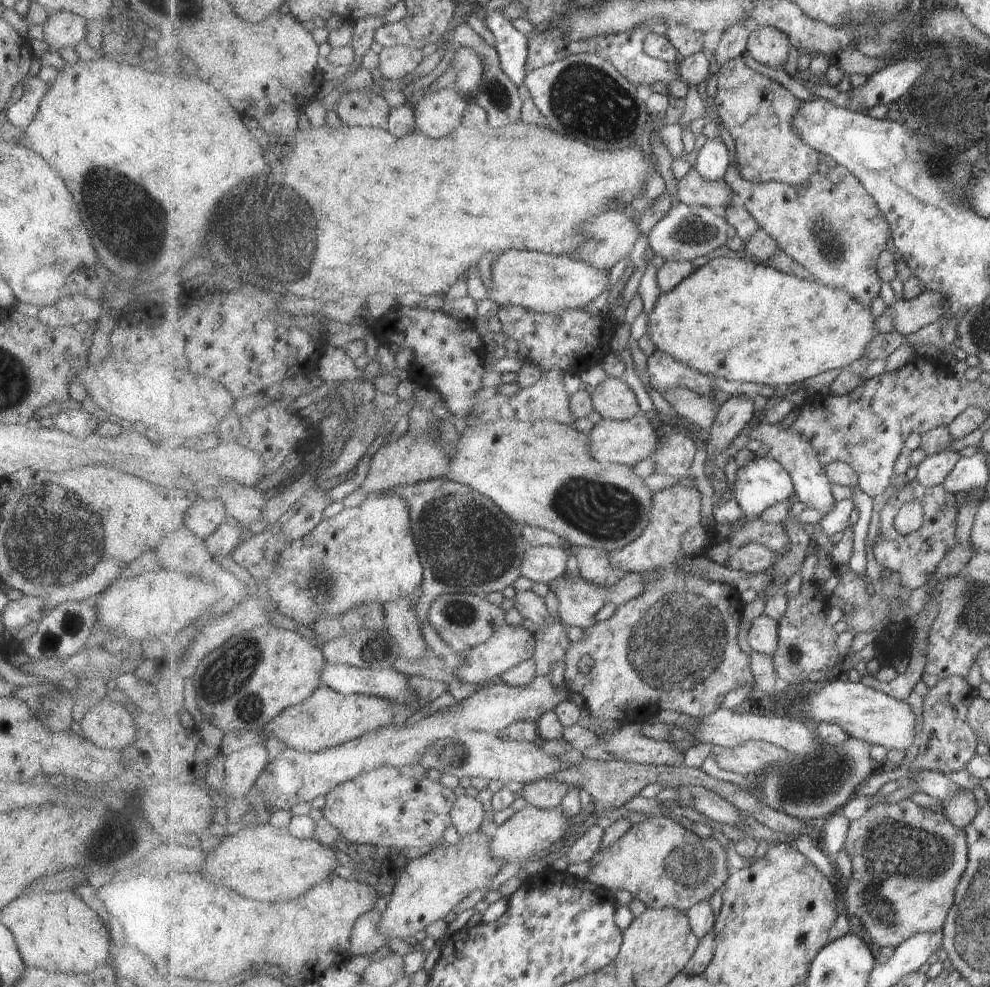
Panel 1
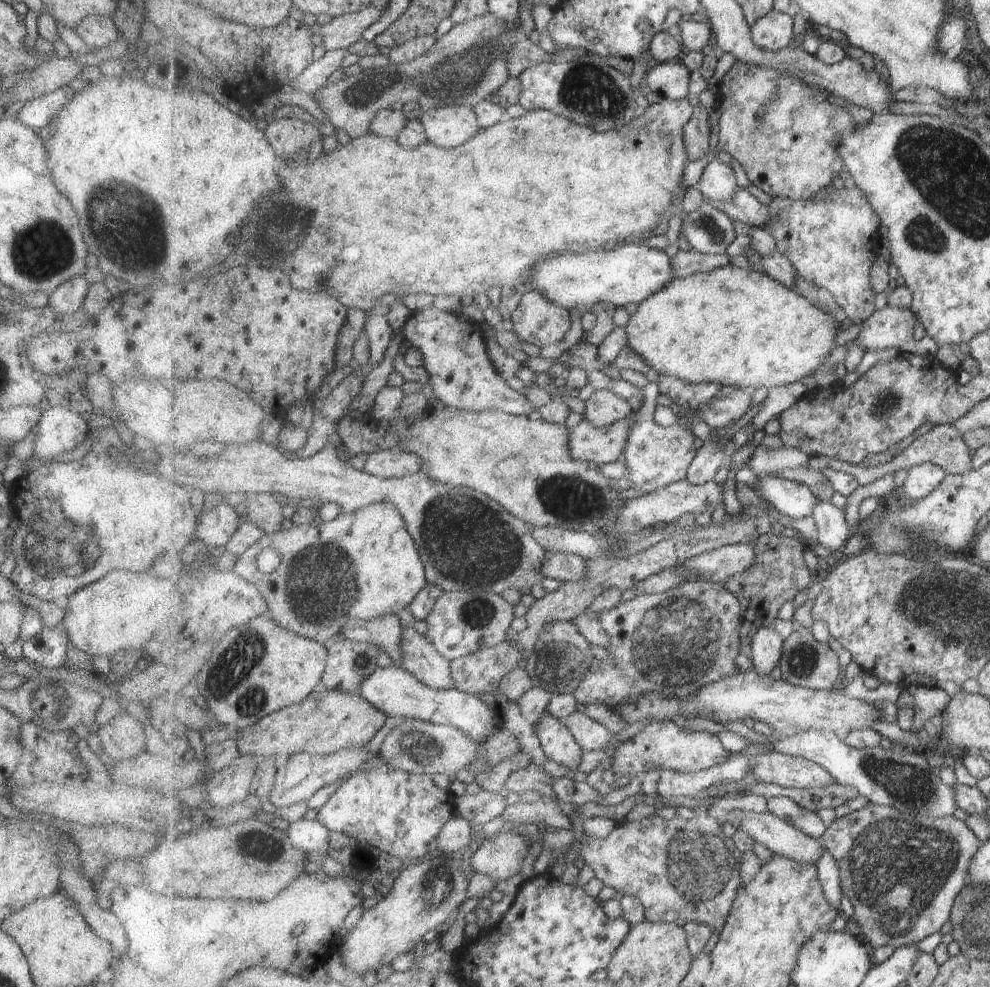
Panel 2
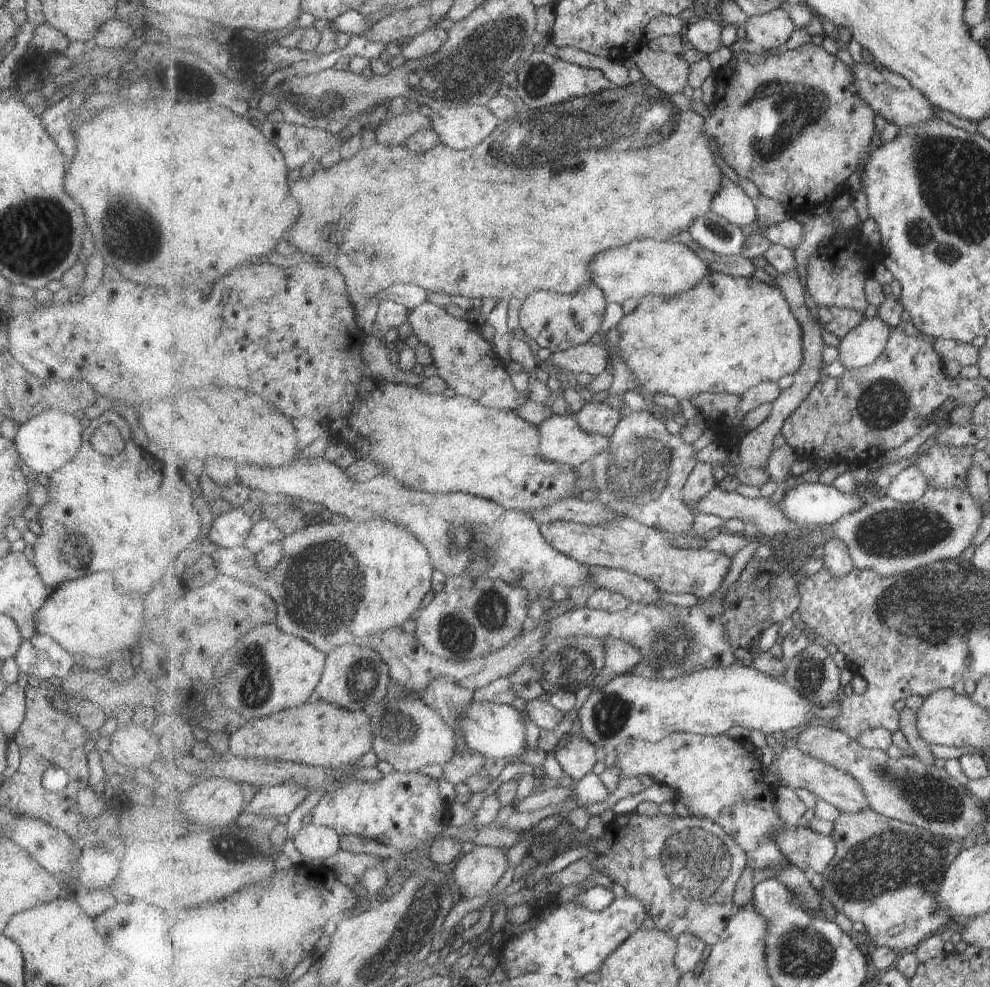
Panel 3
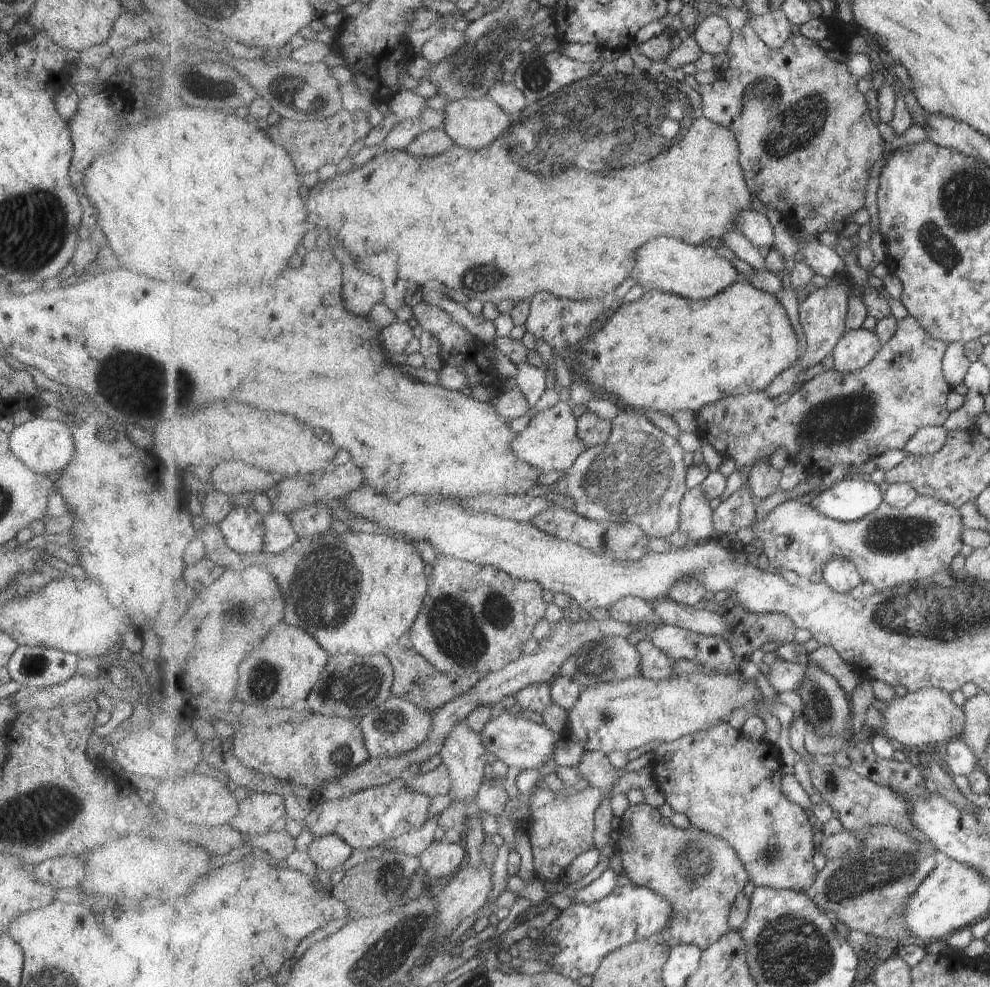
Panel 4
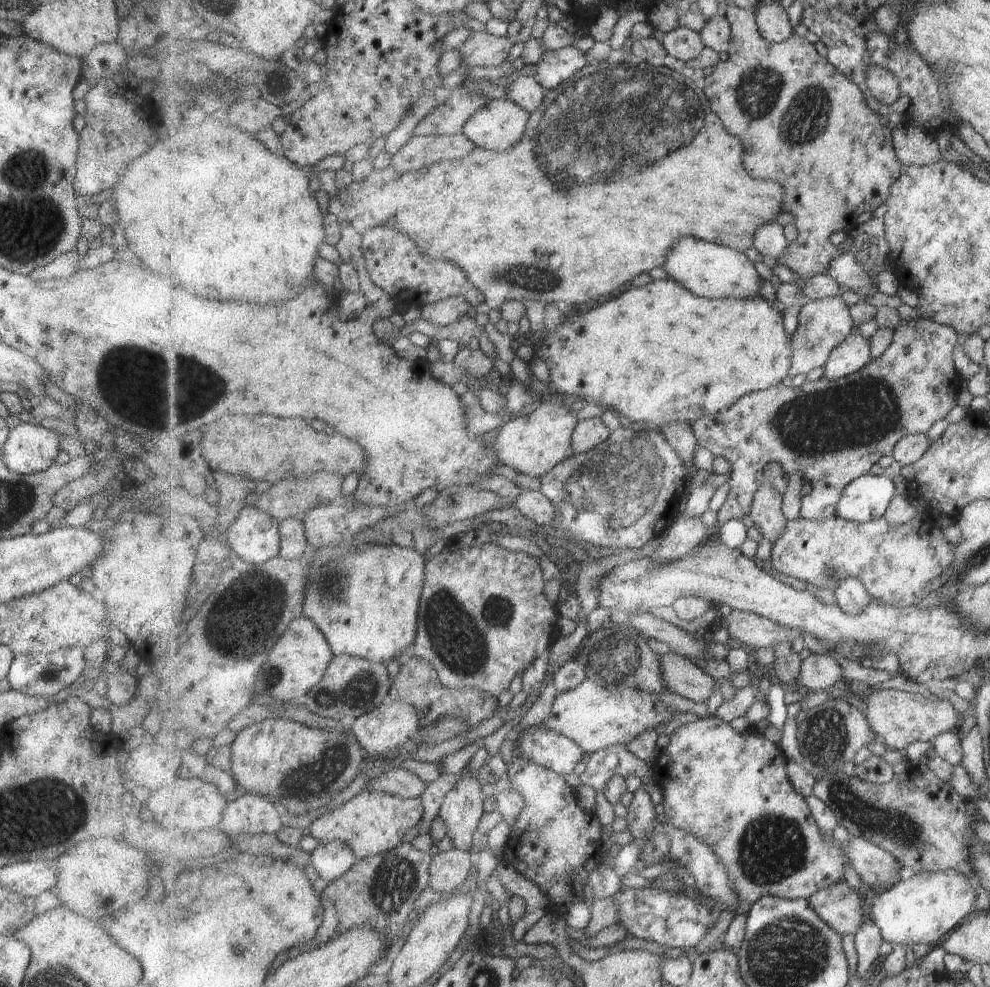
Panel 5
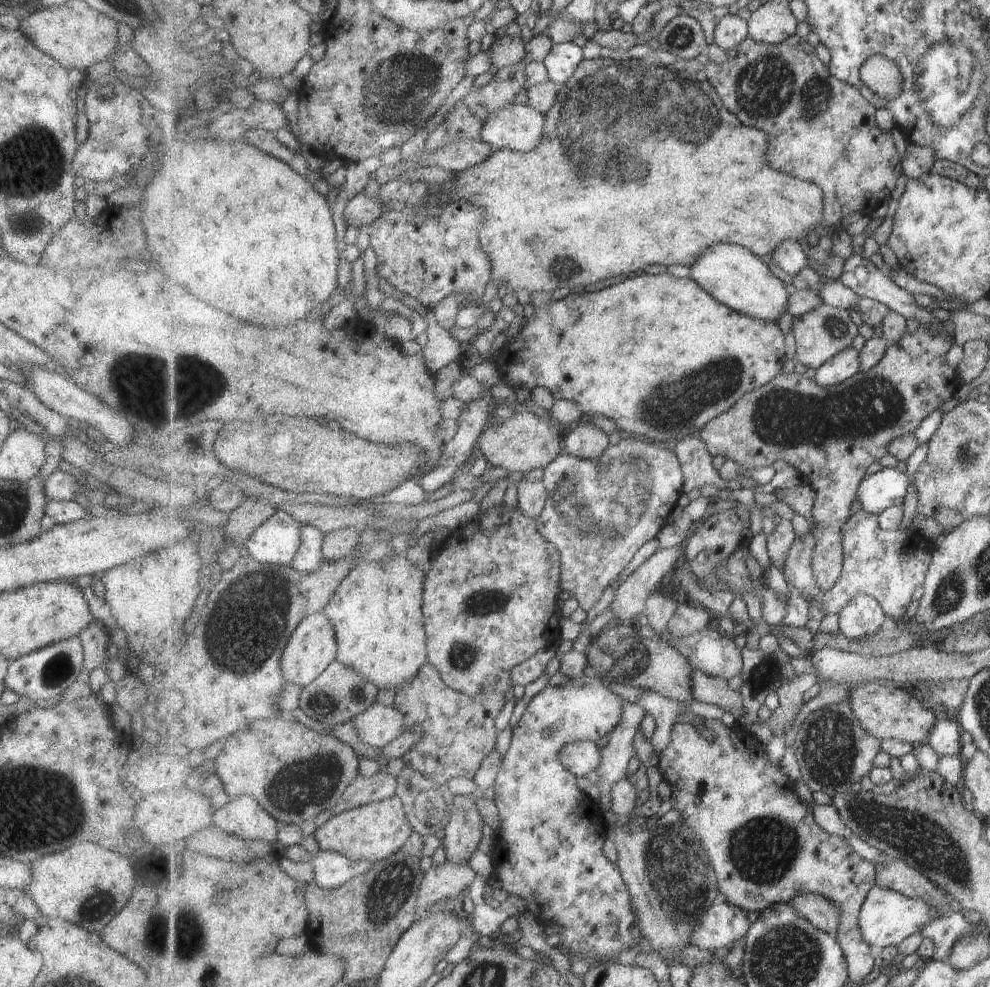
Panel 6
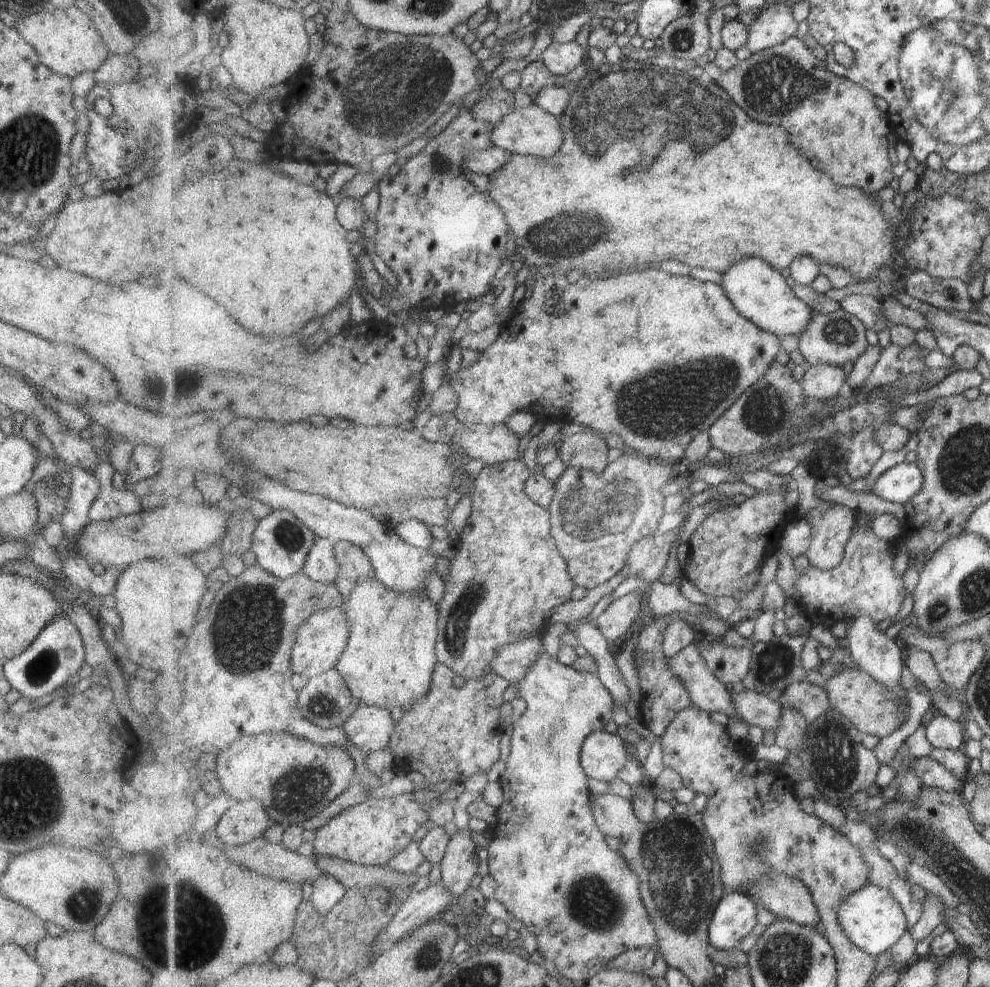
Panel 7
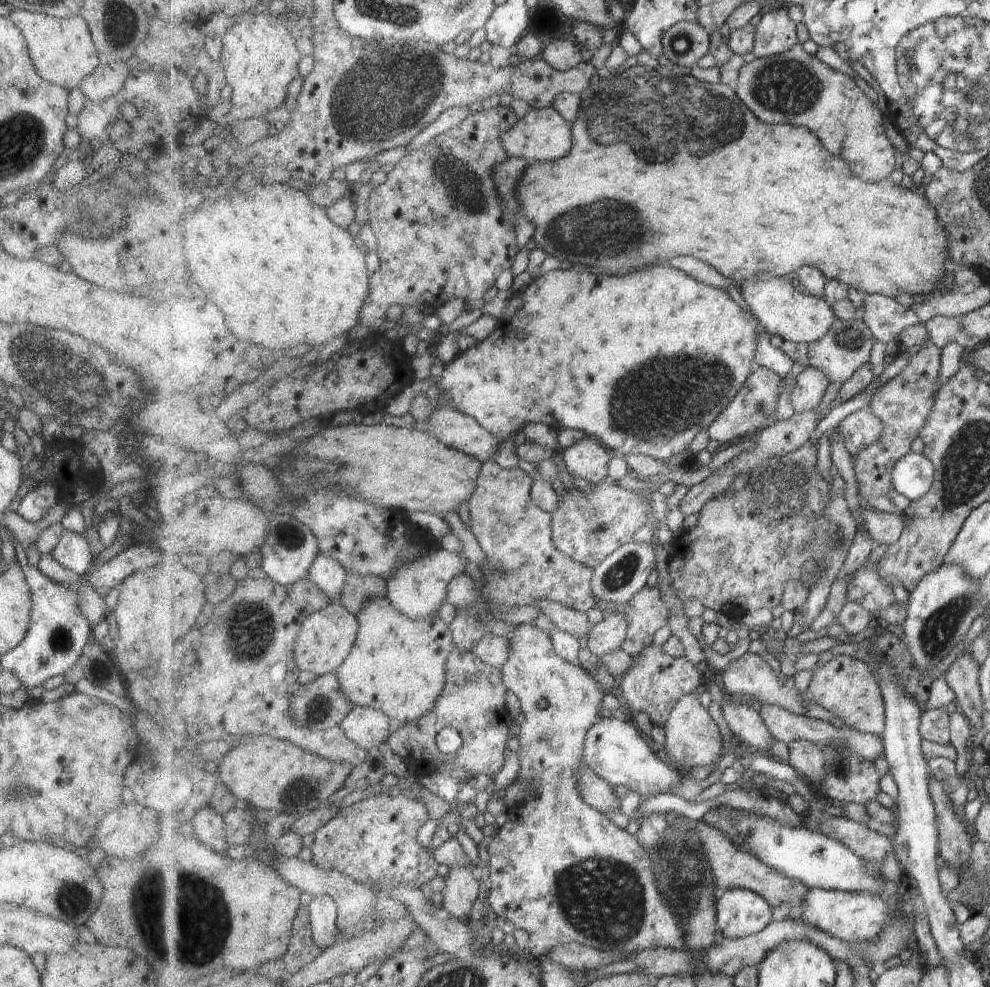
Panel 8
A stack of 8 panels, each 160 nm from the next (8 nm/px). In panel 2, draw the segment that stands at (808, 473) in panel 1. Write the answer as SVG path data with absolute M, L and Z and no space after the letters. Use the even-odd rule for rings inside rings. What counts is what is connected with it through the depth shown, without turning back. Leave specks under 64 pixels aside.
M817 496L817 508L813 512L814 522L818 528L817 540L827 549L845 549L853 528L847 526L844 512L830 501Z

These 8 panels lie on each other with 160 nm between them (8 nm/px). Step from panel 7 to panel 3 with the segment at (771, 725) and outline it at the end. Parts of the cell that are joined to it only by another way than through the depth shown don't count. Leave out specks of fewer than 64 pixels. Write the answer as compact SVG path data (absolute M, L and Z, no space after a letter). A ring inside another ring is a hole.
M604 638L607 646L607 666L593 682L593 691L607 686L611 679L631 672L633 666L643 663L643 652L626 641L617 638Z

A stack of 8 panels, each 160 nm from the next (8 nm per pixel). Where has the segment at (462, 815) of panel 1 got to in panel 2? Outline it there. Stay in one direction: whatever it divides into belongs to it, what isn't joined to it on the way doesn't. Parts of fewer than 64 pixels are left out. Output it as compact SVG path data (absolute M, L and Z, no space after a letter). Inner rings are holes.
M453 816L448 824L445 824L437 840L438 854L451 855L453 852L463 851L467 844L471 844L473 826L463 816Z

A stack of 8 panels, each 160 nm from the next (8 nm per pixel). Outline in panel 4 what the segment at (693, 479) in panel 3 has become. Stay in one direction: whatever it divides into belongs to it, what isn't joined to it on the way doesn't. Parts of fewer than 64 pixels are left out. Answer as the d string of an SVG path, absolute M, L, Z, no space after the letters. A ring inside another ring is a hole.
M701 484L688 490L680 507L680 530L689 536L687 545L704 543L716 536L712 517L714 506L709 504L709 499Z

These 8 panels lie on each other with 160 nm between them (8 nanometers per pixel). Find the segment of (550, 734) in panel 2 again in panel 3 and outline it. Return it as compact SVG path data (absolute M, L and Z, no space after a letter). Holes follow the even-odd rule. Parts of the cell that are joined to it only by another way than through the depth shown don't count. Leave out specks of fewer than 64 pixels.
M567 735L558 742L554 754L564 774L579 782L593 778L592 770L597 762L595 751L597 753L596 746L585 737Z

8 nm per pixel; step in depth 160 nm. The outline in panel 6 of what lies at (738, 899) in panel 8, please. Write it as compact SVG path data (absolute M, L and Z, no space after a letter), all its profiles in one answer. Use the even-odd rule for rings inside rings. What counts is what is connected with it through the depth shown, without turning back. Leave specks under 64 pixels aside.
M720 899L707 910L703 922L694 928L691 935L692 944L708 951L717 950L745 938L751 927L747 911Z

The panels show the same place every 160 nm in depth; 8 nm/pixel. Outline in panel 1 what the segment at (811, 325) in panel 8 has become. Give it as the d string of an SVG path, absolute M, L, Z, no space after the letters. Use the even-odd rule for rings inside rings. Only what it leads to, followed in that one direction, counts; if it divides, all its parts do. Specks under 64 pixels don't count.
M505 252L493 262L493 288L488 291L488 299L501 308L523 306L529 310L555 313L563 310L577 310L593 302L607 289L609 272L595 268L573 256L551 256L539 252Z

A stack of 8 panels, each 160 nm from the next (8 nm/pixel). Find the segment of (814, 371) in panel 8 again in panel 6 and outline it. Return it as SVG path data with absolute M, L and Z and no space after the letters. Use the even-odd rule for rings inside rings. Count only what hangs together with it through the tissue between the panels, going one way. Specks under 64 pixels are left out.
M846 348L816 370L814 379L823 387L837 386L860 371L862 360L855 348Z

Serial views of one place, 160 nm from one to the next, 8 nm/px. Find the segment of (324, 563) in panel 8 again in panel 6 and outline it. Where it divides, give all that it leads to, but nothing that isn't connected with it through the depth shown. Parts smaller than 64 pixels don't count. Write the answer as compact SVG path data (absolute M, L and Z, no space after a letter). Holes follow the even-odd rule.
M303 525L300 533L300 550L297 551L291 566L302 573L318 571L321 563L325 561L323 543L326 535L313 525Z

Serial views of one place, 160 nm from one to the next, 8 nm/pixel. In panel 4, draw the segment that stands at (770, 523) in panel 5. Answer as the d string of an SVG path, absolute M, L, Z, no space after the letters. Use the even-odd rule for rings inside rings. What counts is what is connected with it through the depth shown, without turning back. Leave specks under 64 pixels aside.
M765 455L757 460L748 476L750 490L757 501L780 490L781 471L771 464L771 455Z

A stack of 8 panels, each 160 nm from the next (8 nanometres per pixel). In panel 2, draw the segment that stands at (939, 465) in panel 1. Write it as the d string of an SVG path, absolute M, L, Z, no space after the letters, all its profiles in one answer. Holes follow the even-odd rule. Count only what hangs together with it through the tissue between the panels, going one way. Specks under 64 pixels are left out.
M931 462L913 466L907 472L899 495L910 502L919 501L930 496L947 476L948 472Z

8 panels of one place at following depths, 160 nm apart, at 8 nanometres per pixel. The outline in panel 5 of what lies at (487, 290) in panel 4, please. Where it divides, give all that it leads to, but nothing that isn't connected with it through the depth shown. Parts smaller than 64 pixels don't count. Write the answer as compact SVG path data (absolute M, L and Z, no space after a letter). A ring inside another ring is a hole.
M591 61L589 66L574 74L567 82L546 92L542 105L530 113L524 138L510 149L500 153L477 147L459 160L441 161L406 173L400 173L391 164L384 169L375 169L364 181L353 180L342 192L337 190L338 200L344 208L343 217L362 235L378 226L393 227L399 233L409 235L429 261L443 259L460 265L472 284L484 294L485 303L491 309L501 308L507 300L541 300L545 304L566 309L578 307L580 310L585 310L586 304L601 305L601 300L617 296L617 292L621 292L621 288L625 288L625 284L631 280L637 280L637 276L663 266L669 248L677 238L693 236L745 252L754 246L756 228L773 222L775 214L784 210L784 186L775 181L753 178L748 173L744 163L745 144L724 127L720 116L709 106L702 87L700 81L682 76L657 62L645 65L640 61L613 64Z

